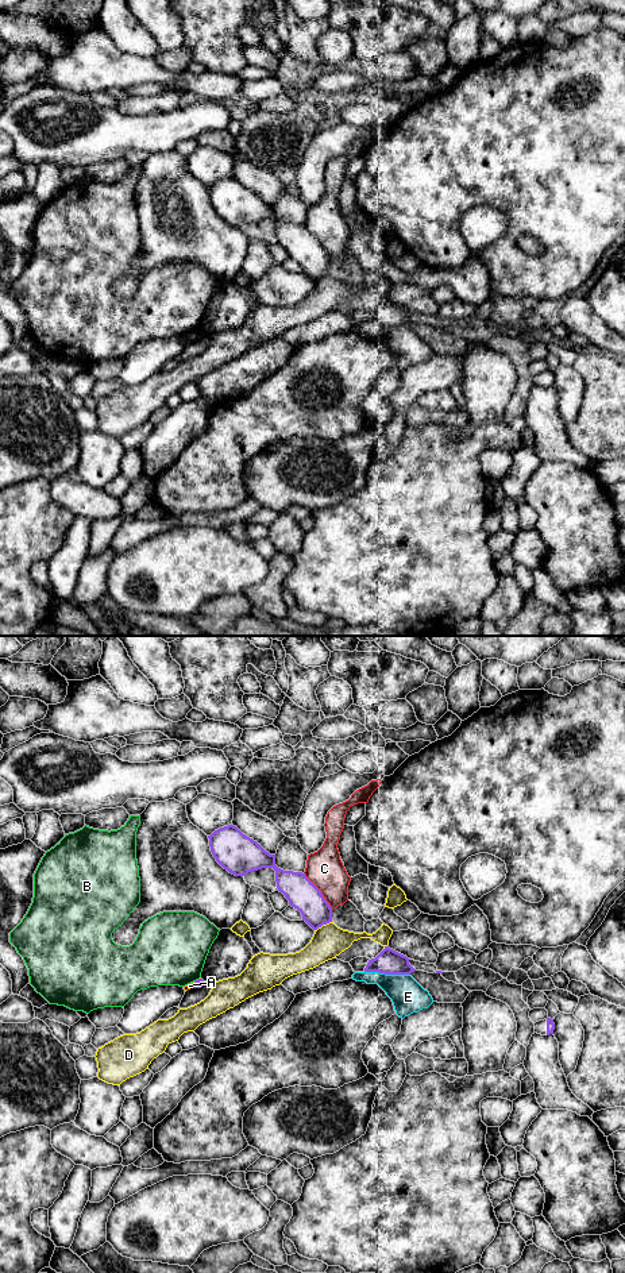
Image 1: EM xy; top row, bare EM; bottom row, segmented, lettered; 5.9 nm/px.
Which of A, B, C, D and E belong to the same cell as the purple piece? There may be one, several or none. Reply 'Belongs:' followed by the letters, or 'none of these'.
Belongs: none of these

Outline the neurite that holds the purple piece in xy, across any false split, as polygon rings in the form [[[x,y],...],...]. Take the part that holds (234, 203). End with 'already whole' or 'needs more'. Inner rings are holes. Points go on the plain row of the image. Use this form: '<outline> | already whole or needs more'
[[[236,178],[220,180],[208,190],[216,213],[235,228],[246,228],[252,223],[273,220],[278,243],[285,247],[292,259],[301,265],[302,273],[313,282],[332,274],[329,255],[305,225],[278,220],[275,217],[275,207],[266,204]]] | already whole

